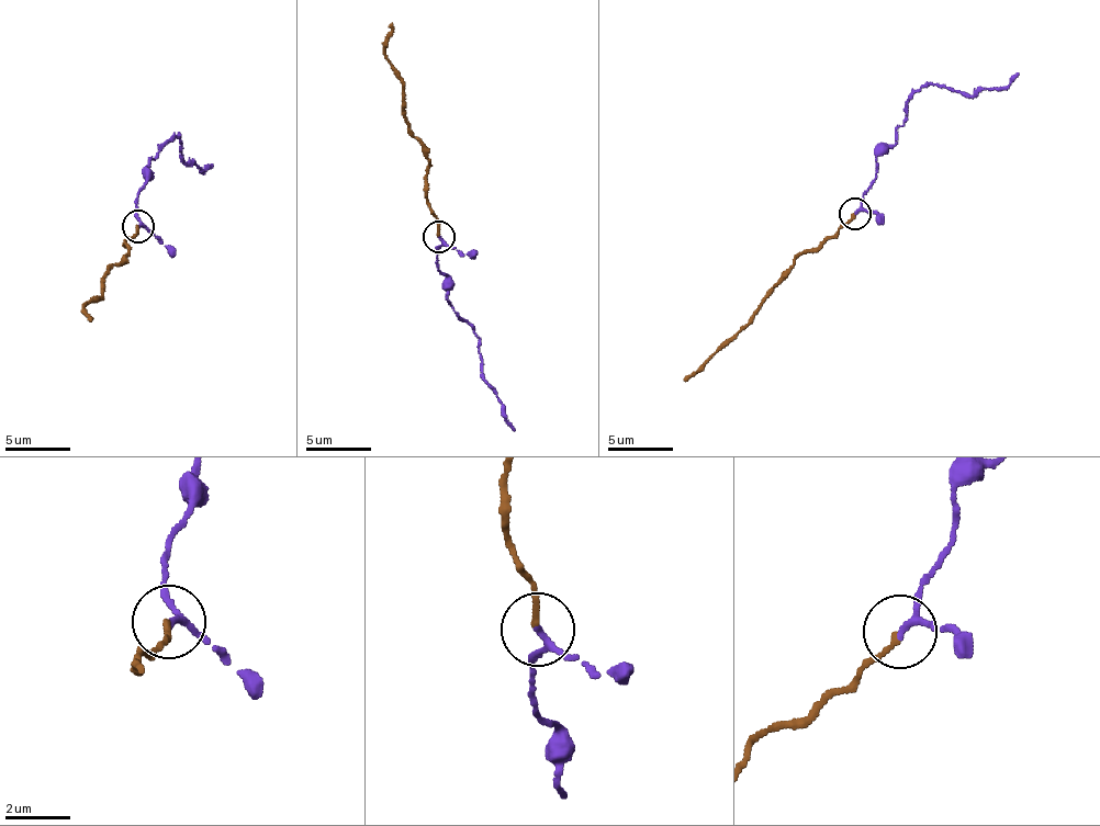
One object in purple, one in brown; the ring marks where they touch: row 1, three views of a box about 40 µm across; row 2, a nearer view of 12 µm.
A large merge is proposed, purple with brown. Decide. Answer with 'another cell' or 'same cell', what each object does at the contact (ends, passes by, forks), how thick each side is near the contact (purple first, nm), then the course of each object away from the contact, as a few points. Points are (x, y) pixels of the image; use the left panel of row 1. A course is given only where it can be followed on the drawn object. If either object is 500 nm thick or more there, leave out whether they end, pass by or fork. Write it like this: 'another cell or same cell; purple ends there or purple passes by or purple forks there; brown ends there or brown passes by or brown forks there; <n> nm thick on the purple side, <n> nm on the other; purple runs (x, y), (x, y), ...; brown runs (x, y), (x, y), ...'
same cell; purple passes by; brown ends there; 170 nm thick on the purple side, 170 nm on the other; purple runs (137, 225), (136, 195), (146, 181), (146, 166), (175, 136), (187, 165), (195, 165), (199, 171), (212, 163); brown runs (137, 225), (137, 233), (125, 238), (128, 256), (103, 279), (103, 294), (85, 305), (92, 321)

